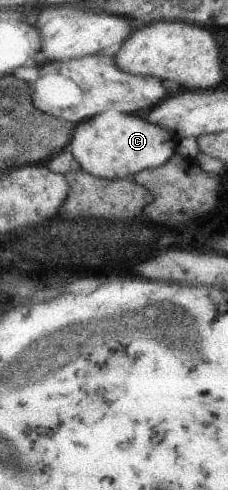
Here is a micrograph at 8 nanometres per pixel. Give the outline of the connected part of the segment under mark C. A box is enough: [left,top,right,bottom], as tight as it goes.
[68,111,176,180]

